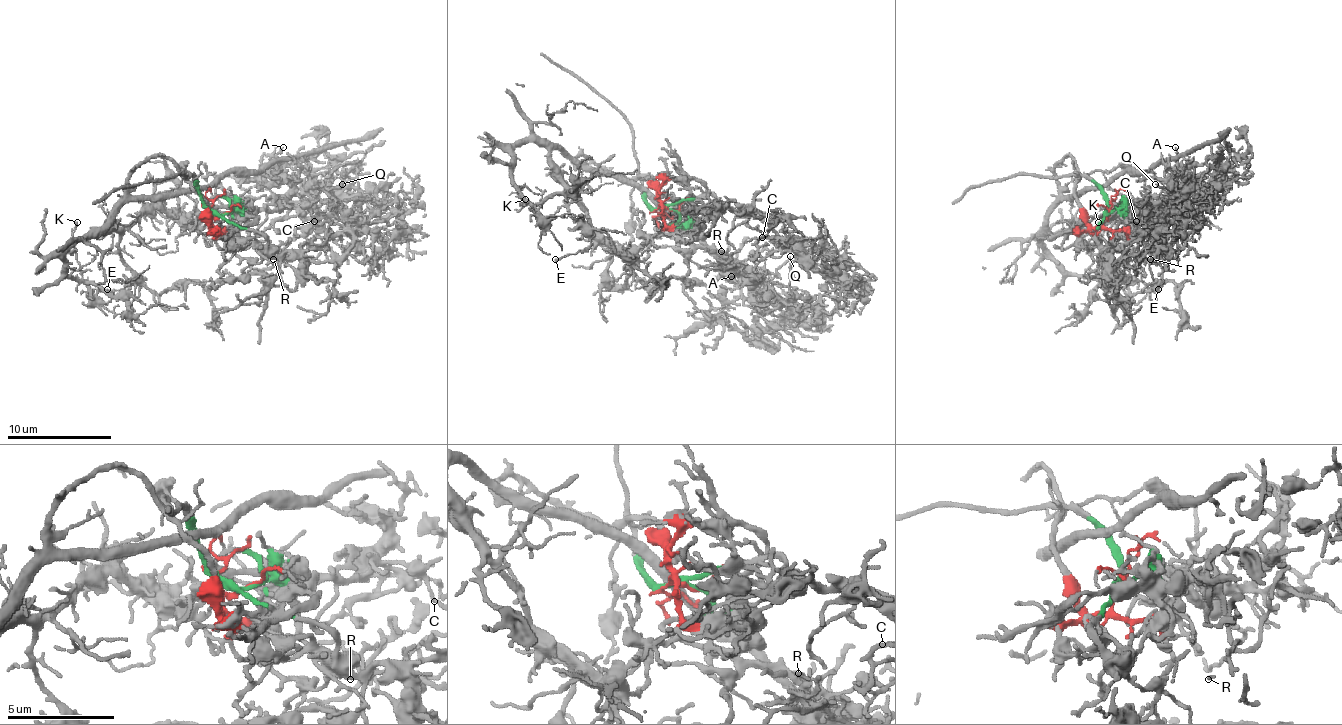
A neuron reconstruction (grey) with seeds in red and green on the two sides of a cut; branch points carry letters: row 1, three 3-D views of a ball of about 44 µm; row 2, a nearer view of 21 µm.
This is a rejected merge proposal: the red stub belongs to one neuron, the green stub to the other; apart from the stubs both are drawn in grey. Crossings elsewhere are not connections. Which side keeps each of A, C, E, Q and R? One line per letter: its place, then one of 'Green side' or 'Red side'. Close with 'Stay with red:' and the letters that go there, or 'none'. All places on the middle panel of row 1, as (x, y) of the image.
A: Place: (731, 276). Green side
C: Place: (762, 237). Green side
E: Place: (555, 259). Red side
Q: Place: (790, 256). Green side
R: Place: (721, 251). Green side
Stay with red: E

